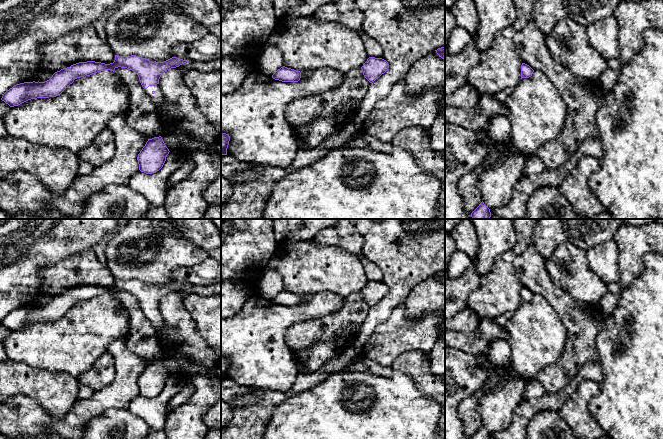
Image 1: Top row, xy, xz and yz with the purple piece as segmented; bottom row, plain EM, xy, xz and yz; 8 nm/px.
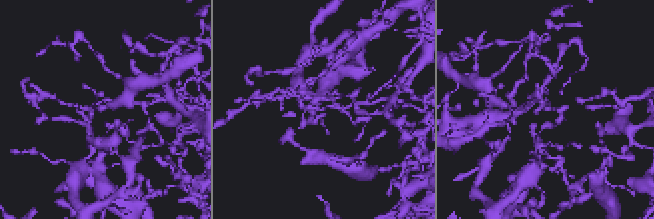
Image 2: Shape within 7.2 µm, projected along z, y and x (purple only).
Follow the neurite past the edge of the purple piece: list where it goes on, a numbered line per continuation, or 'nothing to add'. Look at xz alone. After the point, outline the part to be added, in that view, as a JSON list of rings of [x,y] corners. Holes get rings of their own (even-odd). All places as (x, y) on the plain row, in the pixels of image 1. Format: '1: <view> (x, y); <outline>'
nothing to add

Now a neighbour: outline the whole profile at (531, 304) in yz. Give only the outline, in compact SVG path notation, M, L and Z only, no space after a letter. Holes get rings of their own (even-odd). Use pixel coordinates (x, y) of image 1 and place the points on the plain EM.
M534 294L529 302L521 302L505 328L511 350L509 366L526 380L534 379L541 370L554 364L565 348L567 330L556 311L539 294Z

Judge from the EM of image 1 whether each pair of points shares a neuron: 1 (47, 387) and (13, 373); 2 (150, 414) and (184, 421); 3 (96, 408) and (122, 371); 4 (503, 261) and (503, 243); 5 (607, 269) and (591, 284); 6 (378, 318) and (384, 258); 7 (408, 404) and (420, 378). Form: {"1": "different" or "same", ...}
{"1": "same", "2": "different", "3": "same", "4": "different", "5": "different", "6": "same", "7": "different"}

